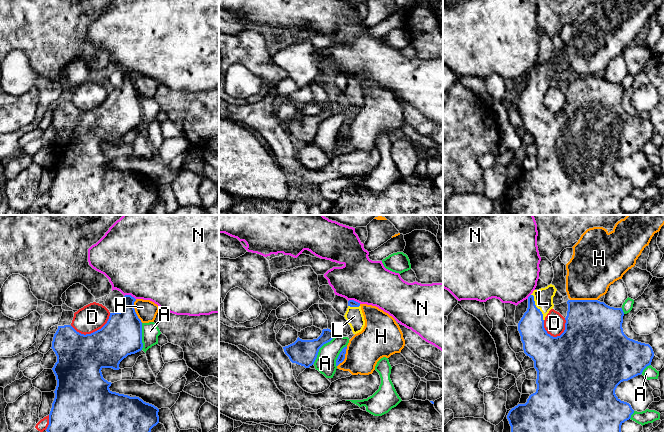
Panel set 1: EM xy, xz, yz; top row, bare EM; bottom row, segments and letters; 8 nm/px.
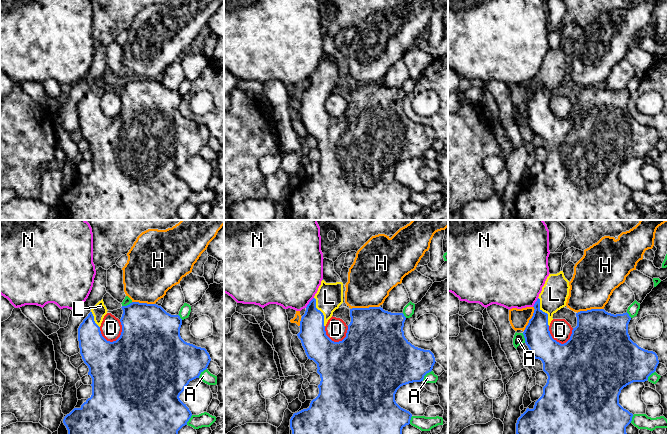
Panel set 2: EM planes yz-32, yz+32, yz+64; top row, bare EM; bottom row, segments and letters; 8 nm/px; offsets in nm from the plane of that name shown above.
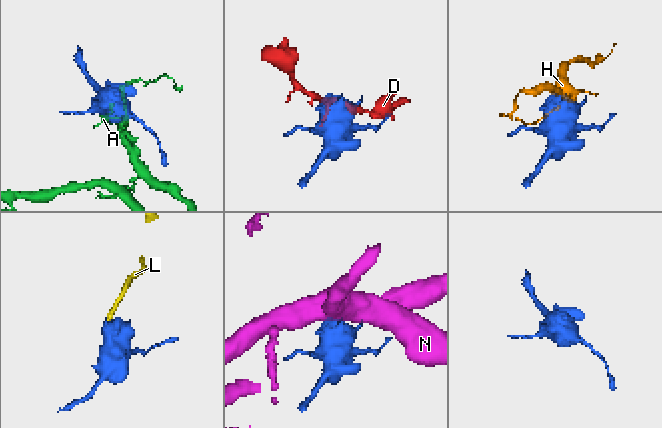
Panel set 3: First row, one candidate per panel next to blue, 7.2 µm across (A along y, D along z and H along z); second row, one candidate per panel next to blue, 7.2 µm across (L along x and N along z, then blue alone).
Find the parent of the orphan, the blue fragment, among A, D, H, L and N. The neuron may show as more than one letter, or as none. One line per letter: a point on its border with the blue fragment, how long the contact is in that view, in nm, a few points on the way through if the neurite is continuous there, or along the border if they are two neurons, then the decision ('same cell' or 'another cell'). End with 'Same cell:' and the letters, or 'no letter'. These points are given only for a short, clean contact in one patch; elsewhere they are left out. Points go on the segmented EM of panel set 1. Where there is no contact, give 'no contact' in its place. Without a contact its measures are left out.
A: meets blue in xz at (320, 347); contact 300 nm long; another cell
D: meets blue in xy at (93, 332); contact 340 nm long; another cell
H: meets blue in yz at (584, 300); contact 220 nm long; another cell
L: meets blue in yz at (536, 307); contact 240 nm long; runs through yz (534, 337), (536, 307), (543, 298); same cell
N: meets blue in xz at (353, 300); contact 110 nm long; border along xz (348, 300), (360, 303); another cell
Same cell: L

